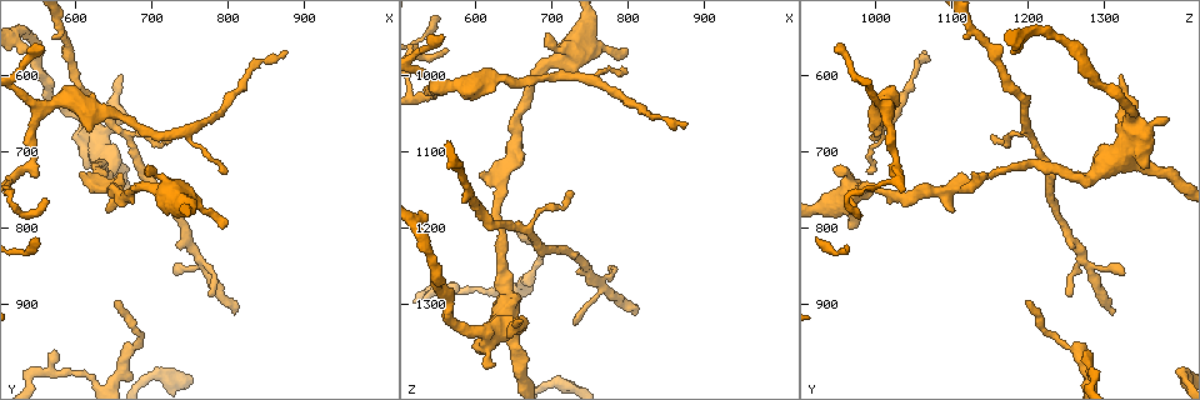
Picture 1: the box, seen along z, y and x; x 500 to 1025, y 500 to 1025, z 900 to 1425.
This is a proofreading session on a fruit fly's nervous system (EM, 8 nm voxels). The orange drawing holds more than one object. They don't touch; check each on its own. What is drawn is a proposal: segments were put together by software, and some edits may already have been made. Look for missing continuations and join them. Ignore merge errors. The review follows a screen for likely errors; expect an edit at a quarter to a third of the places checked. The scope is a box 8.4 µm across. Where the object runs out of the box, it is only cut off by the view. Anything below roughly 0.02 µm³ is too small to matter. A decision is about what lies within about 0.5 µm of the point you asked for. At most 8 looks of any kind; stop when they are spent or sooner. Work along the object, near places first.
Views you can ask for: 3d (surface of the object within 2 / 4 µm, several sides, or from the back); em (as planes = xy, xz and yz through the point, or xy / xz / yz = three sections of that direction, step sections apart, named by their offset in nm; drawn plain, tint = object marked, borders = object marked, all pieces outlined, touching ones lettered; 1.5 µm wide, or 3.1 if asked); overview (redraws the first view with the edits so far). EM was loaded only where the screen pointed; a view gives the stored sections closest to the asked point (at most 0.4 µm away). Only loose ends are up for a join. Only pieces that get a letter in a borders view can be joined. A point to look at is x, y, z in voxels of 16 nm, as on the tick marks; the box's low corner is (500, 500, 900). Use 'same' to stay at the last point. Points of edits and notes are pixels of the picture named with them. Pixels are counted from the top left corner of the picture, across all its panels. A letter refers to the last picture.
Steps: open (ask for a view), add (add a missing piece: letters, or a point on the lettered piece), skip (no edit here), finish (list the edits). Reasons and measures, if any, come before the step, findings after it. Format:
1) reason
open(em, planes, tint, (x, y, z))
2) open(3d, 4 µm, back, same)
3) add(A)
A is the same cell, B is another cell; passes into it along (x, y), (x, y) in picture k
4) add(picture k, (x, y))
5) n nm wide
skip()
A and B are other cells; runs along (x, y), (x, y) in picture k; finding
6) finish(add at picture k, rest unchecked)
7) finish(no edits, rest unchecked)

branch stops here
open(em, yz, step 8, borders, (790, 800, 970))

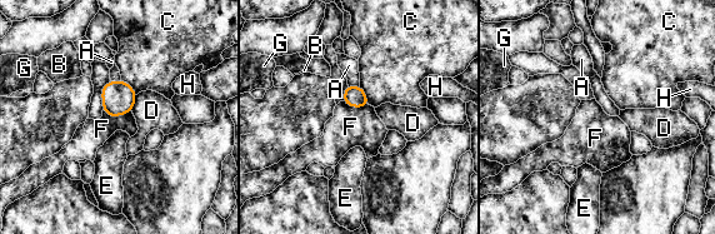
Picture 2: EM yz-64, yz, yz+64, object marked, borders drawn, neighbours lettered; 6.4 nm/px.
cut it another way
open(em, planes, borders, same)

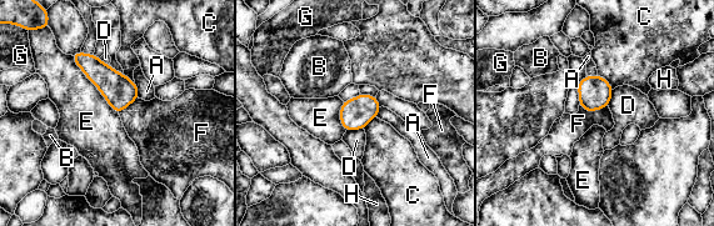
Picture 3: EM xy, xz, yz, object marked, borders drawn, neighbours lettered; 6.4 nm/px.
skip()
A, B, C, D, E, F, G and H are other cells; border along (70, 55), (73, 61), (118, 114) in picture 3; none of them fits

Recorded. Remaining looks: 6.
thin end
open(em, planes, borders, (875, 565, 1060))

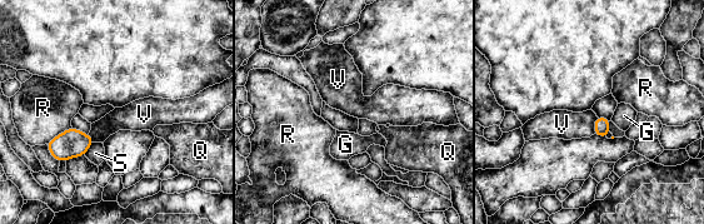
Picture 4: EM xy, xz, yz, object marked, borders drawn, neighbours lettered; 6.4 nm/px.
skip()
G, Q, R, S and V are other cells; border along (597, 117), (594, 133) in picture 4; no lettered piece goes on from it

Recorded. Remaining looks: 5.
an open end
open(em, xz, step 8, borders, (810, 910, 1310))

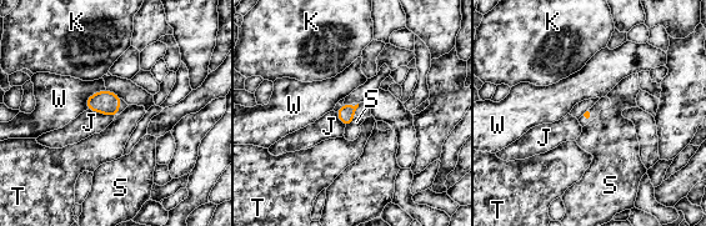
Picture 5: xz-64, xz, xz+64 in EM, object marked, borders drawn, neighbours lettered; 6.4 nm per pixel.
open(em, xy, step 4, borders, same)

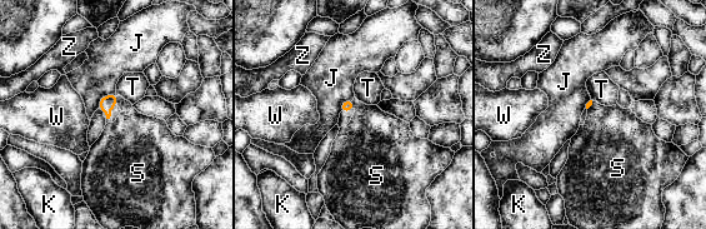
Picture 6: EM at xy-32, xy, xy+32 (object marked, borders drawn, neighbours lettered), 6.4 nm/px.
J touches over 160 nm
add(S)
S is the same cell, J, K, T, W and Z are other cells; passes into it along (348, 105), (352, 104), (372, 137) in picture 6; the neuron continues

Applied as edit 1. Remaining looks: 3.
finish(add at picture 6, rest unchecked)

